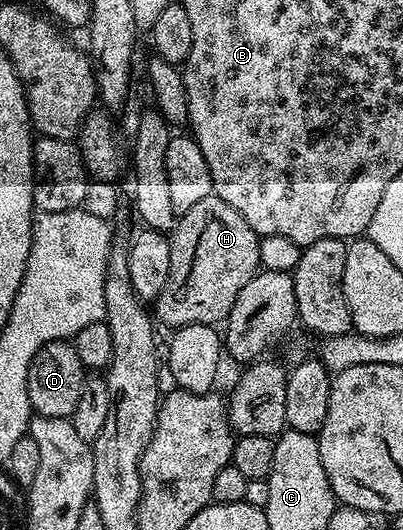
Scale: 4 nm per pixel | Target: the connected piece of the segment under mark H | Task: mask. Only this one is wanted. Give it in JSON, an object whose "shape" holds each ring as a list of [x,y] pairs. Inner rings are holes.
{"shape":[[[210,195],[201,198],[190,210],[185,210],[175,221],[175,227],[169,233],[171,241],[171,257],[169,258],[169,278],[161,290],[161,294],[153,302],[153,316],[160,325],[168,324],[168,329],[184,328],[190,324],[218,325],[226,321],[231,313],[233,302],[237,302],[237,294],[245,290],[245,282],[249,282],[260,271],[259,241],[260,236],[225,202],[220,196]]]}

